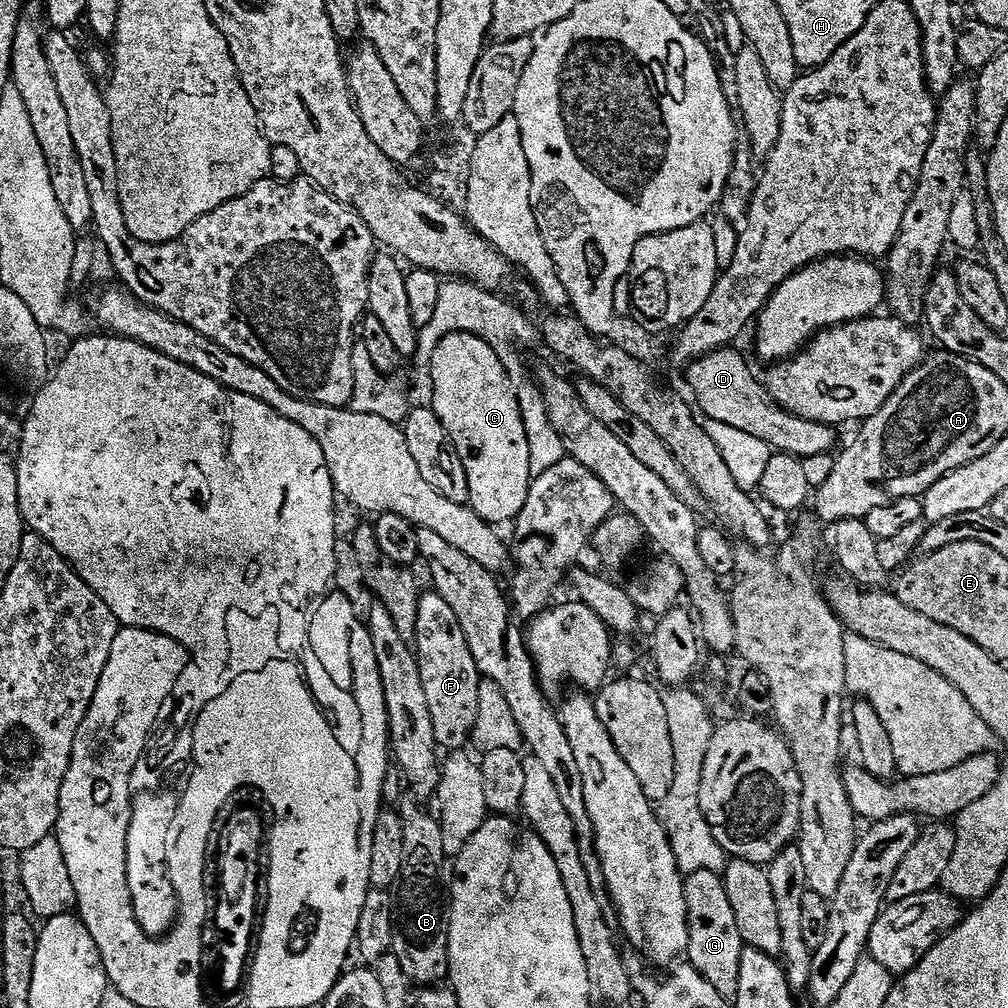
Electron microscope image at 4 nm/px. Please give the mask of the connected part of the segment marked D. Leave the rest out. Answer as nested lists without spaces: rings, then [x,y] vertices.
[[[731,347],[717,348],[715,352],[707,352],[701,360],[687,365],[688,384],[696,395],[699,411],[703,415],[705,412],[708,420],[726,422],[726,426],[734,426],[734,430],[746,430],[746,434],[753,438],[762,438],[762,442],[771,444],[777,453],[799,458],[831,453],[836,444],[837,429],[831,424],[807,420],[781,408],[768,393],[761,377],[759,380],[754,376],[751,366],[732,351]]]

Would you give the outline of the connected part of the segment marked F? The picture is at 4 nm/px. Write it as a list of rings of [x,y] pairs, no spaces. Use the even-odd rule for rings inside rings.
[[[435,590],[425,591],[418,602],[418,622],[414,641],[416,661],[434,721],[434,738],[441,749],[460,750],[471,741],[474,718],[478,718],[478,690],[481,675],[470,654],[466,634],[458,626],[458,617],[450,610],[450,602]]]

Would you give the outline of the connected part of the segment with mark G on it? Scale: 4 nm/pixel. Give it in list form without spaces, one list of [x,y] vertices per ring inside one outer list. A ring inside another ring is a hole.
[[[698,870],[684,881],[686,906],[688,907],[687,963],[696,969],[722,998],[735,1001],[738,994],[738,966],[745,950],[744,939],[738,930],[738,918],[734,918],[734,906],[726,898],[724,877],[719,872]]]

